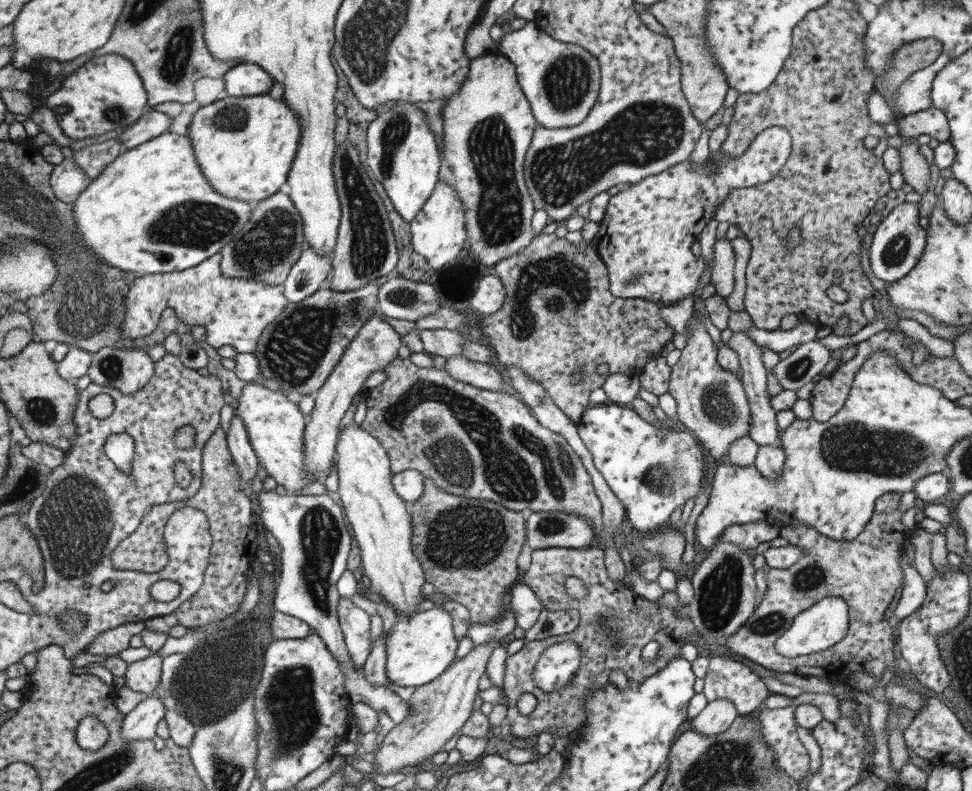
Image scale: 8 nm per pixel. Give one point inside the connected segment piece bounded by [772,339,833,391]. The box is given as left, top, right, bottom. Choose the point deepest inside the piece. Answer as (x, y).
(796, 371)

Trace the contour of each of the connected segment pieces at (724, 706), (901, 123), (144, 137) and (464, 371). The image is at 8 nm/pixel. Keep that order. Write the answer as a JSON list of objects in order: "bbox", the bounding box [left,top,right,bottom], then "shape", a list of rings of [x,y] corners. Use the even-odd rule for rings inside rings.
[{"bbox":[690,699,738,735],"shape":[[[718,699],[707,703],[706,708],[690,719],[691,729],[704,735],[715,735],[728,730],[738,716],[736,705],[730,699]]]},{"bbox":[898,106,951,143],"shape":[[[934,106],[922,112],[904,115],[898,120],[898,130],[904,136],[918,137],[922,134],[936,138],[940,143],[949,142],[951,130],[944,111]]]},{"bbox":[116,107,172,149],"shape":[[[149,107],[131,128],[124,129],[124,132],[118,135],[116,139],[120,139],[122,145],[127,149],[134,148],[160,136],[160,134],[170,133],[172,122],[172,117]]]},{"bbox":[445,356,506,392],"shape":[[[464,356],[447,359],[445,369],[454,379],[472,384],[482,390],[506,392],[502,374],[492,365],[471,362]]]}]

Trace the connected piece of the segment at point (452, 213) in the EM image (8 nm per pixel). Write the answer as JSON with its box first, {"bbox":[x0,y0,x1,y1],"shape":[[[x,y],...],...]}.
{"bbox":[410,181,467,269],"shape":[[[438,181],[421,211],[410,221],[413,251],[424,256],[428,267],[444,269],[449,267],[462,250],[467,250],[466,209],[458,197],[458,191],[446,181]]]}

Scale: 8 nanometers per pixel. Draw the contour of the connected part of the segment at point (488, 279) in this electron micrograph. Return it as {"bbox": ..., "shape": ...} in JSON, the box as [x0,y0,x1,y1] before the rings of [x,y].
{"bbox":[470,275,507,316],"shape":[[[487,275],[479,280],[476,294],[472,296],[470,305],[473,310],[485,316],[494,315],[499,312],[507,300],[504,284],[498,275]]]}

